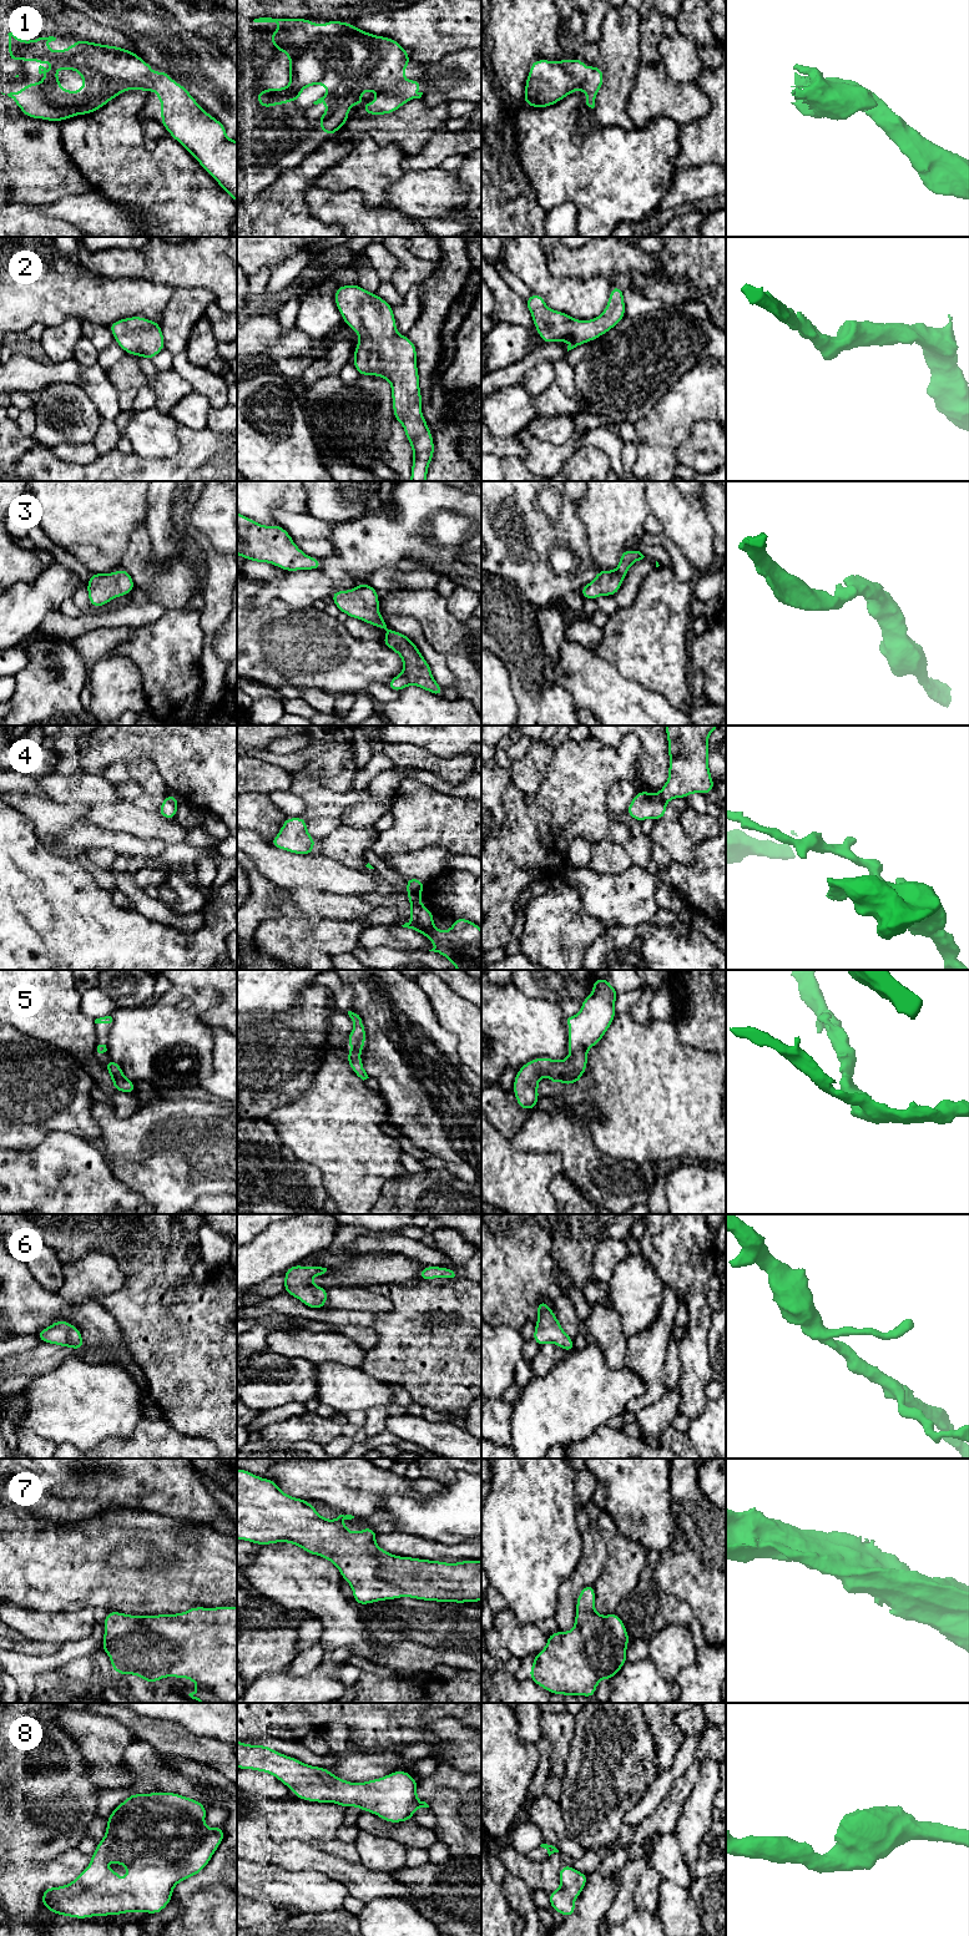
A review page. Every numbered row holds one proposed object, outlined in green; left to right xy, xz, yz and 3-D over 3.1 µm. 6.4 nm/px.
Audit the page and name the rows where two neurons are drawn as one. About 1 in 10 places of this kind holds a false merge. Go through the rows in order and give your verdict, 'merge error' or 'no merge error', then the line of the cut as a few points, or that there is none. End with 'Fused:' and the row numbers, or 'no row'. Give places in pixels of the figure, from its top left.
1: no merge error | no cut
2: no merge error | no cut
3: no merge error | no cut
4: merge error | yz (656, 794), (665, 803)
5: no merge error | no cut
6: no merge error | no cut
7: no merge error | no cut
8: no merge error | no cut
Fused: 4

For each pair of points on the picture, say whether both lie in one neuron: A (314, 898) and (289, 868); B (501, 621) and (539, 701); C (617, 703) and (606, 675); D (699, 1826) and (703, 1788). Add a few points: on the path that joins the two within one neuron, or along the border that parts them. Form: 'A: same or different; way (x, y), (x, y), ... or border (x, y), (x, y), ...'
A: different; border (284, 888), (312, 886), (334, 894)
B: same; way (516, 641), (530, 670), (531, 681)
C: same; way (610, 696), (606, 692), (606, 682)
D: same; way (699, 1816), (701, 1814), (701, 1798)

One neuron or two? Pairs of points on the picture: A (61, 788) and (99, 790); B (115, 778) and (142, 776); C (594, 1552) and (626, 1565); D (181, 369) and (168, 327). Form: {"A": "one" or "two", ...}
{"A": "one", "B": "one", "C": "two", "D": "two"}

